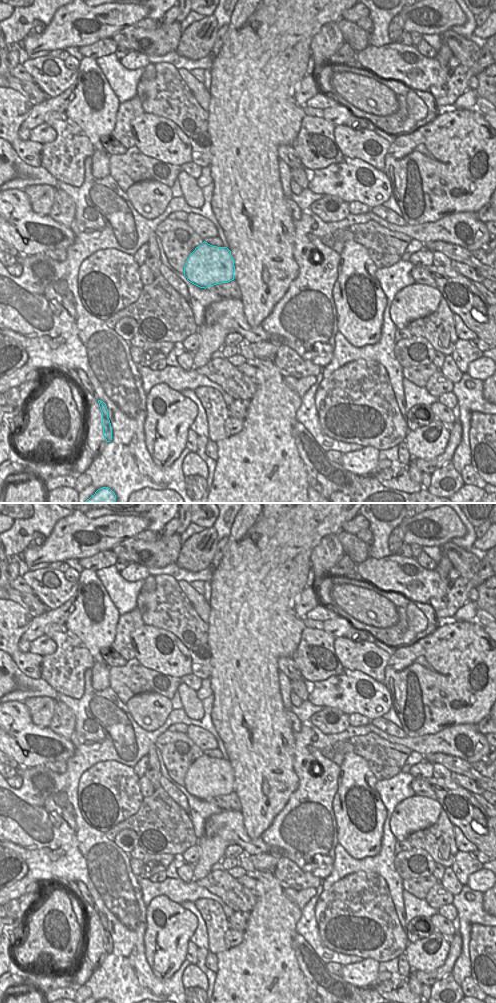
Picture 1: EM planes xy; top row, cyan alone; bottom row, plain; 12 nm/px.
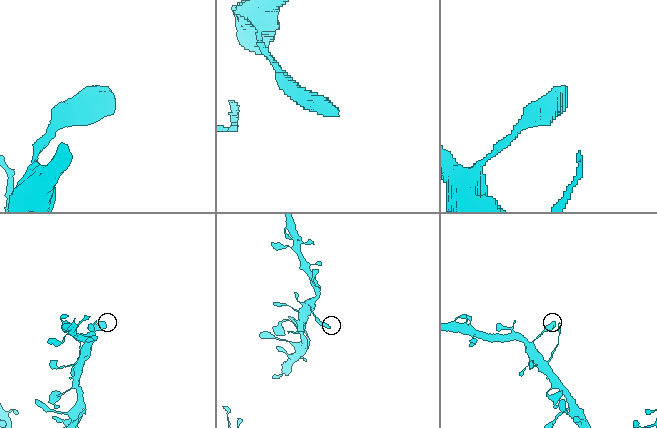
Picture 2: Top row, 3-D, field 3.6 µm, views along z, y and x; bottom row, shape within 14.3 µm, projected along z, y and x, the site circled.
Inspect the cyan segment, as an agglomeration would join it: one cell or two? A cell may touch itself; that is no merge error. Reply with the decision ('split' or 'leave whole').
split

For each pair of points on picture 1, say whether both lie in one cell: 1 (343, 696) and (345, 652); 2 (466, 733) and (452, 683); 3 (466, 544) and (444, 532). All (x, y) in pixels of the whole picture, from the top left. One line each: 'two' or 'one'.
1: two
2: two
3: two

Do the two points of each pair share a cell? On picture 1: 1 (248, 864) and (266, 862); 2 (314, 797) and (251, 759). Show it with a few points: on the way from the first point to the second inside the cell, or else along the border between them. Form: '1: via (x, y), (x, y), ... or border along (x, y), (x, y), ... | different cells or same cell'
1: via (252, 863), (262, 862) | same cell
2: border along (292, 764), (298, 786), (284, 807) | different cells

